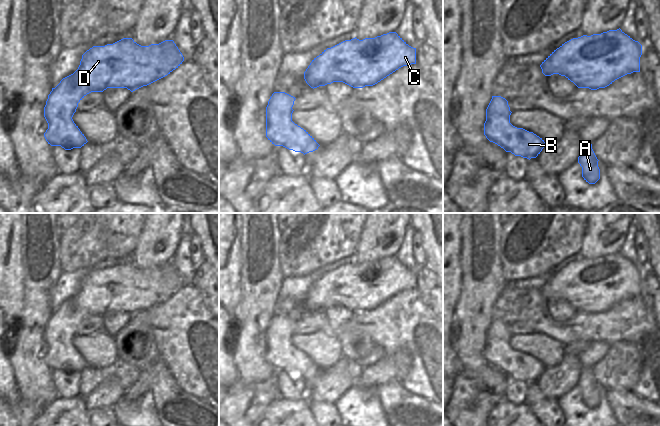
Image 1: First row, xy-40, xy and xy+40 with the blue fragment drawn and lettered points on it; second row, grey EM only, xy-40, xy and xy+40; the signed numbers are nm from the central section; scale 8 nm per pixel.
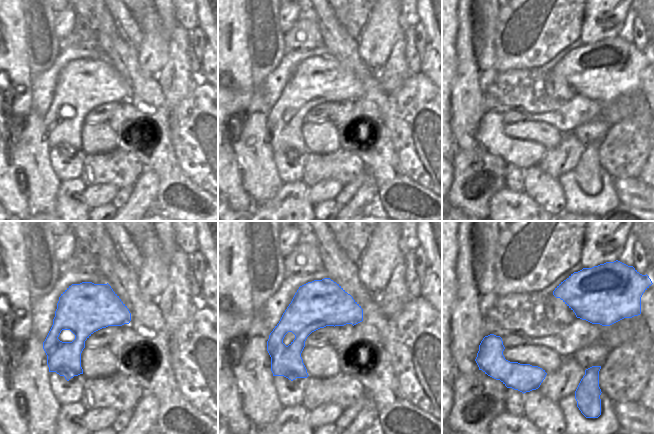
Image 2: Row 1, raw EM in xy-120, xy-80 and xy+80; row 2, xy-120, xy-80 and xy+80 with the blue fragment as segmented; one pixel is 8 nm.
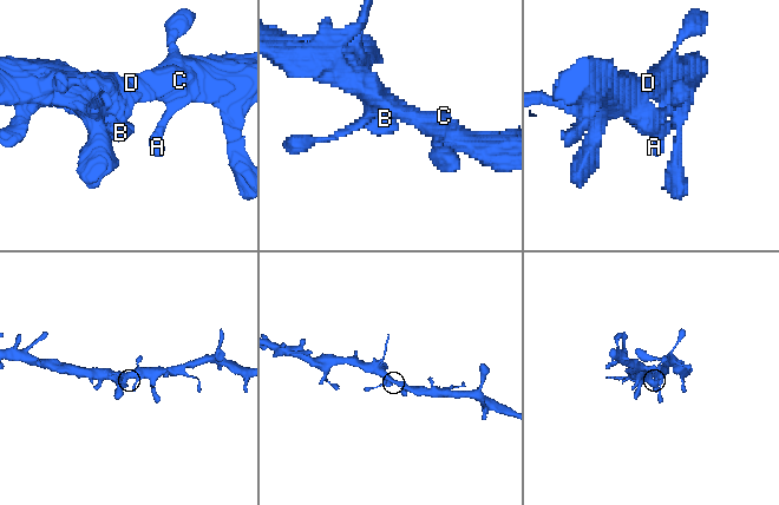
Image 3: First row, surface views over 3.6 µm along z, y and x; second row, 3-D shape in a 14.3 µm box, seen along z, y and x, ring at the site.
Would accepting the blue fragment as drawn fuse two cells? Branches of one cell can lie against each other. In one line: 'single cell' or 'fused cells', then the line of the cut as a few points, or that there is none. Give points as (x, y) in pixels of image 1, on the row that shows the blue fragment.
single cell; cut none

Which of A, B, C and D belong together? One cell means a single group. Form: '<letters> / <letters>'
A B C D

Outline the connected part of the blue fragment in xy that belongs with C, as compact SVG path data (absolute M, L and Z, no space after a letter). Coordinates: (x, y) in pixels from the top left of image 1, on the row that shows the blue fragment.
M396 32L375 38L345 40L314 58L304 79L311 88L343 82L353 88L373 86L403 66L416 64L416 48L409 46Z

